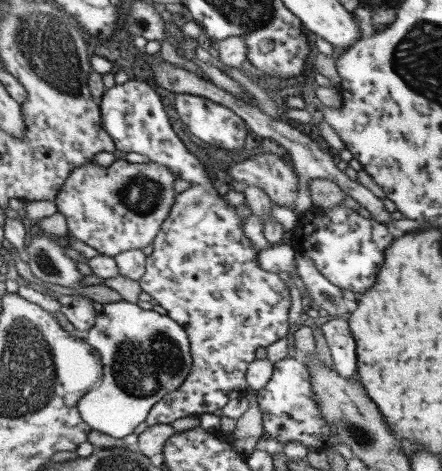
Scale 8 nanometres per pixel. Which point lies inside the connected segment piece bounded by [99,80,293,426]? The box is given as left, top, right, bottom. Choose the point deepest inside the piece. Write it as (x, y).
(203, 270)

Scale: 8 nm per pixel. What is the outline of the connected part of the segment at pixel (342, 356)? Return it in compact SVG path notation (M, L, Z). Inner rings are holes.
M332 319L321 329L331 351L334 369L342 377L359 379L356 342L347 319Z

